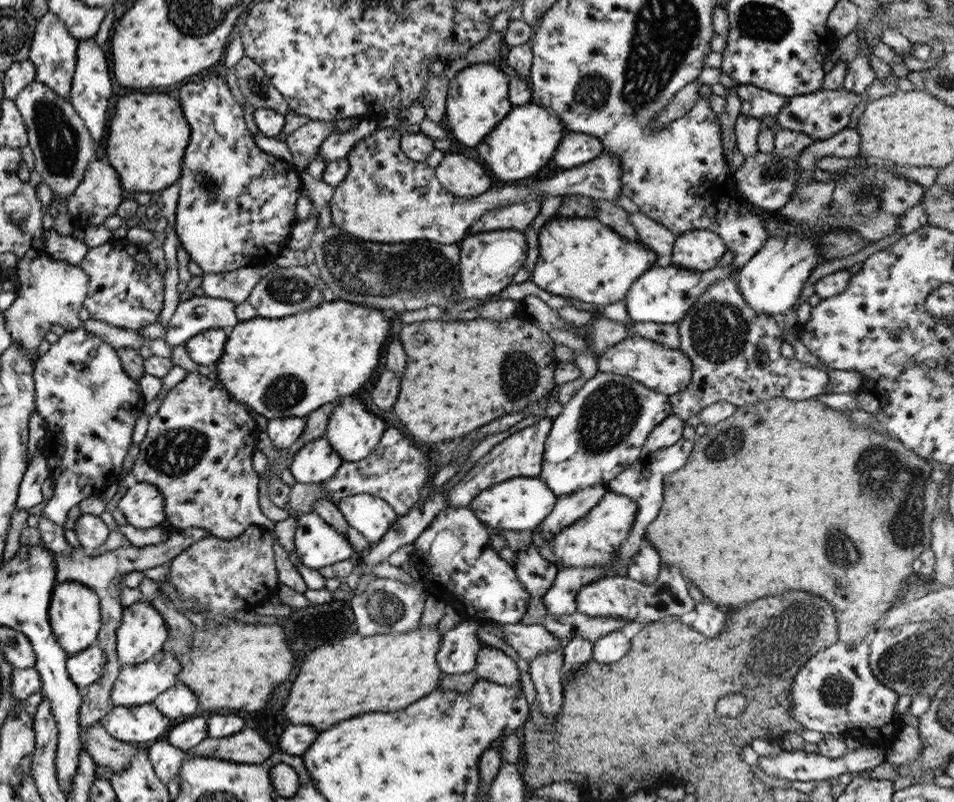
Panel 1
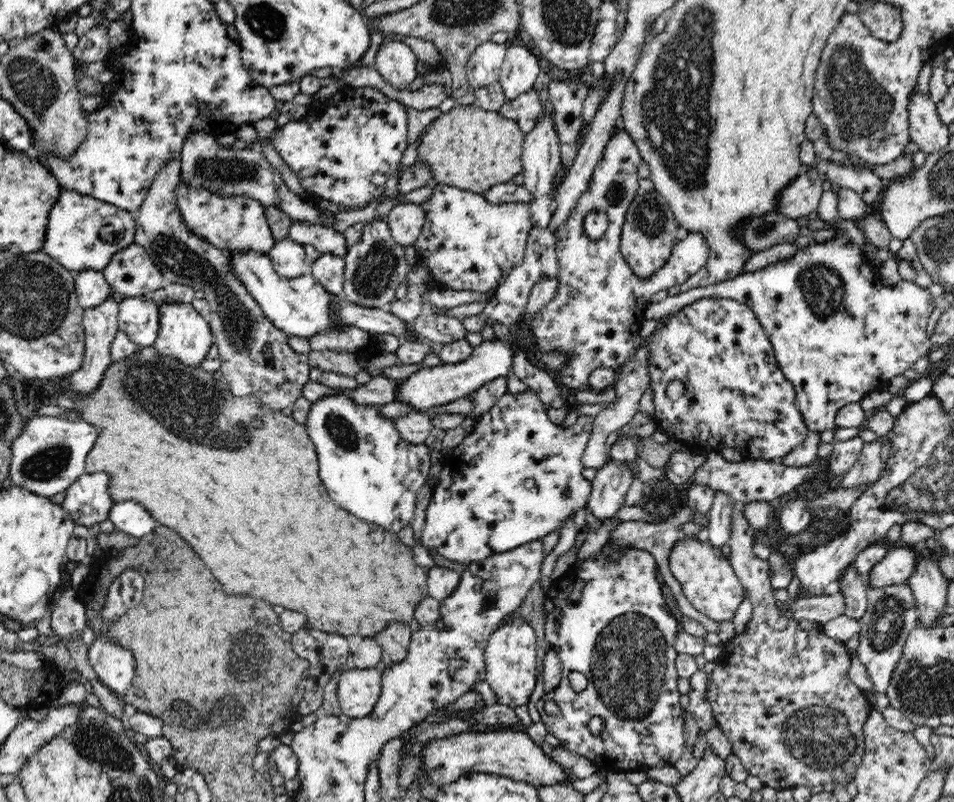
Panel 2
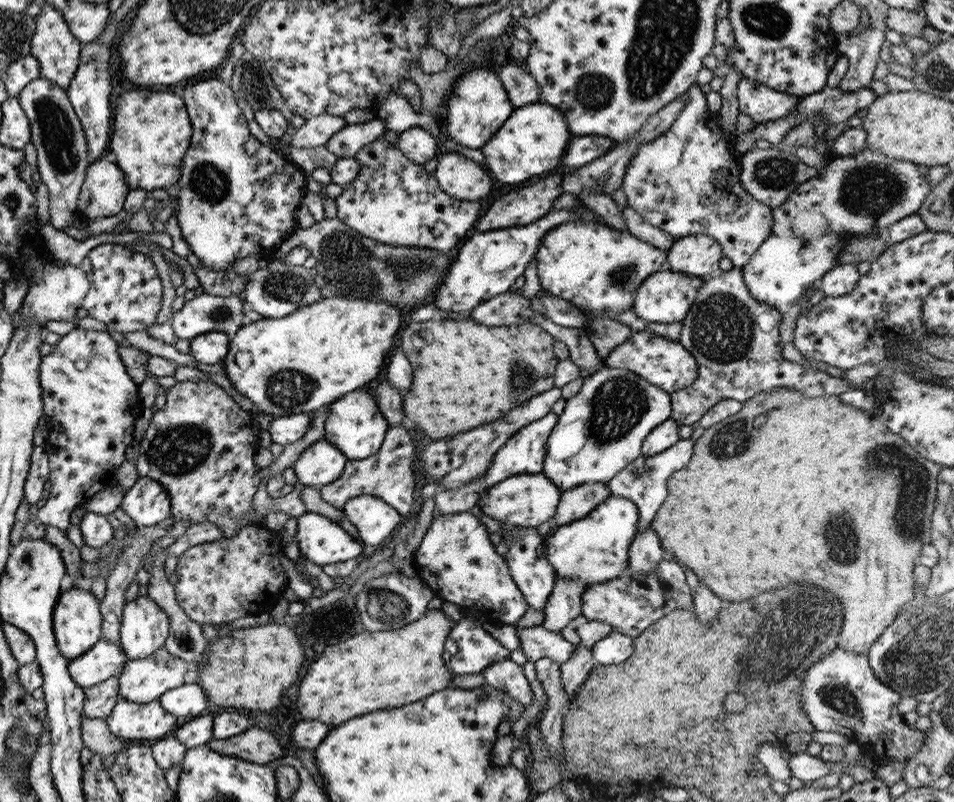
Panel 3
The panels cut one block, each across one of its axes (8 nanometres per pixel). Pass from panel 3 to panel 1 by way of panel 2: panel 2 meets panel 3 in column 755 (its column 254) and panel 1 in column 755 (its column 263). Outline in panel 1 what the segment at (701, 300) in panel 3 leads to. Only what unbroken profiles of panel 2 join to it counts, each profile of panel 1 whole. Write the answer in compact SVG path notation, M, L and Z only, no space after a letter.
M727 276L718 282L709 285L697 300L689 307L685 316L678 321L679 347L691 361L691 378L683 390L672 395L667 395L672 414L685 421L693 414L698 414L705 406L717 401L725 401L735 405L750 405L757 401L764 401L773 397L785 397L791 400L813 399L819 394L828 394L827 373L809 364L798 364L779 355L782 344L781 330L775 318L769 315L755 313L745 299L741 297L737 282L732 276Z

